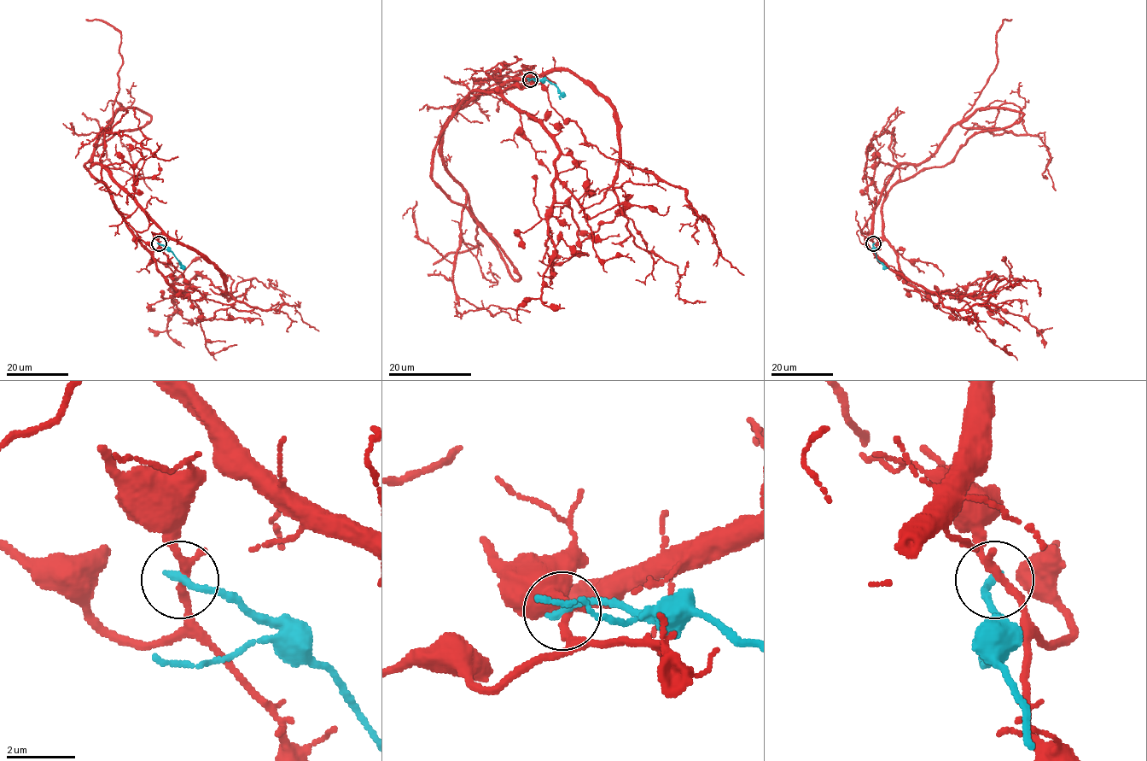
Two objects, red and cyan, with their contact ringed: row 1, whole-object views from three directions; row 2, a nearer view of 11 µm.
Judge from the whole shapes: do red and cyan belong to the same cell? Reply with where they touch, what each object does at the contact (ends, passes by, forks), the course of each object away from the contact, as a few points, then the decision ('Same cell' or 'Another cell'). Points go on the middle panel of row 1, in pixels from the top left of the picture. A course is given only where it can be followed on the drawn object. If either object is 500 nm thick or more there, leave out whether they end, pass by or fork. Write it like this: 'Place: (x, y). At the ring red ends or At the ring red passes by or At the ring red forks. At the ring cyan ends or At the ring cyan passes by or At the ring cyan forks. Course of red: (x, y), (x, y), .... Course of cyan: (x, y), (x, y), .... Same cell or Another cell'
Place: (530, 79). At the ring red passes by. At the ring cyan ends. Course of red: (530, 80), (503, 96), (558, 149), (554, 192), (579, 242), (614, 219), (623, 162), (680, 186), (743, 275). Course of cyan: (530, 80), (546, 80), (552, 83), (558, 88), (560, 98). Another cell

